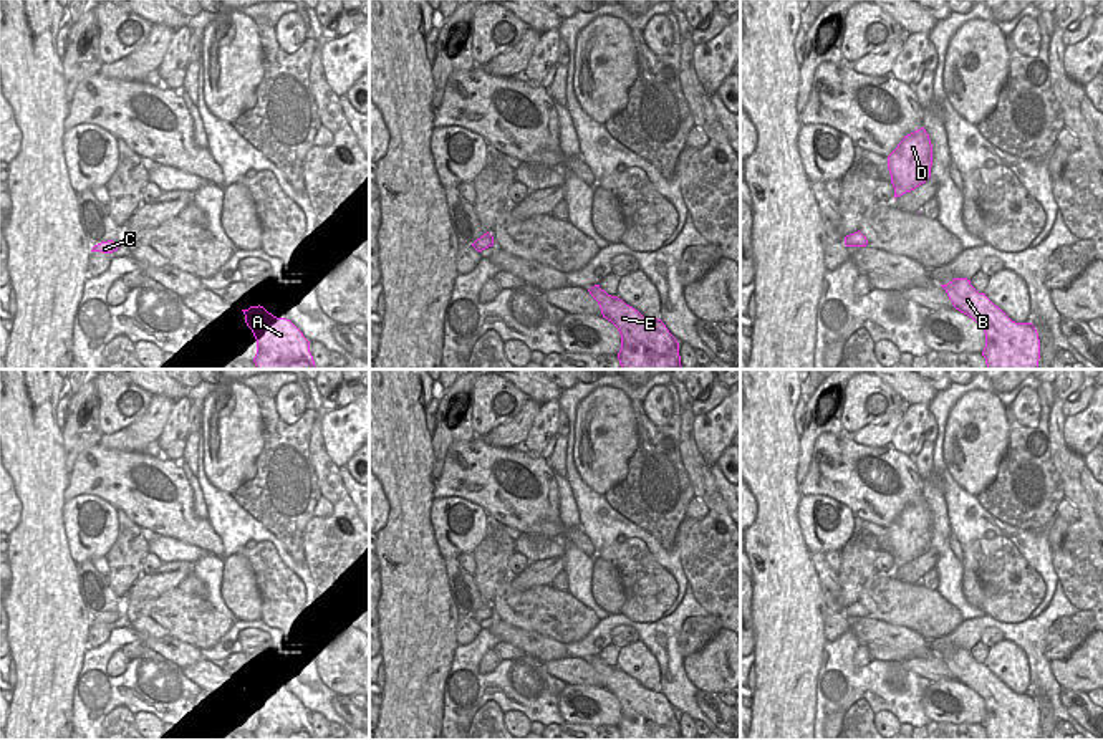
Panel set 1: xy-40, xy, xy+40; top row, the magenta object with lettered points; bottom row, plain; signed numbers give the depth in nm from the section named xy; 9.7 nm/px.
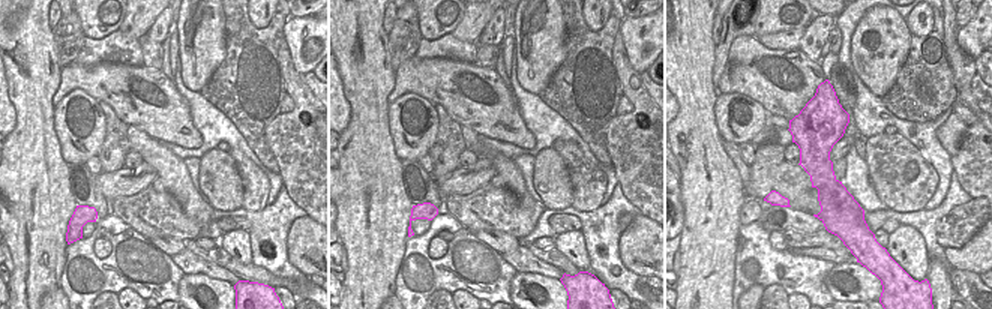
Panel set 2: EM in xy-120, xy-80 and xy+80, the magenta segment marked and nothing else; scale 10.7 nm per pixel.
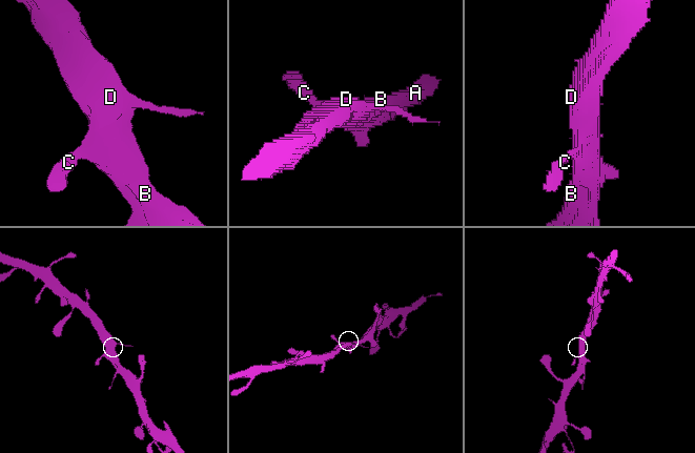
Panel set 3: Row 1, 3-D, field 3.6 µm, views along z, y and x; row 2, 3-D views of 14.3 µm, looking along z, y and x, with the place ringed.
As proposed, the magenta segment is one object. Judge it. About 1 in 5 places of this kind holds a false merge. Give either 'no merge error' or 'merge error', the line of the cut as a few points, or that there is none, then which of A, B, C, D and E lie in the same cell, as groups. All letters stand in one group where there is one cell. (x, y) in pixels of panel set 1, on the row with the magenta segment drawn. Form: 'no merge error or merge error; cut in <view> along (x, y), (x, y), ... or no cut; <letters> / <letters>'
no merge error; no cut; A B C D E

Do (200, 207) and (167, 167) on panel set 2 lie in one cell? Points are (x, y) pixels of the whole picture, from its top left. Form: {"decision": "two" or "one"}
{"decision": "one"}

